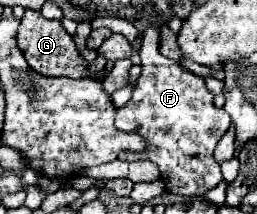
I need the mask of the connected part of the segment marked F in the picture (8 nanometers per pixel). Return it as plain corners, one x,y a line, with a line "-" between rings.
157,19
143,33
143,43
139,49
141,65
145,67
135,83
133,97
127,105
117,109
115,127
125,133
137,133
147,141
147,149
139,153
120,152
121,161
149,159
159,165
161,179
167,191
173,195
205,195
209,189
223,181
217,159
213,157
215,145
225,135
231,125
229,115
215,107
213,95
207,91
203,77
183,69
177,61
165,59
159,53
159,35
167,19

